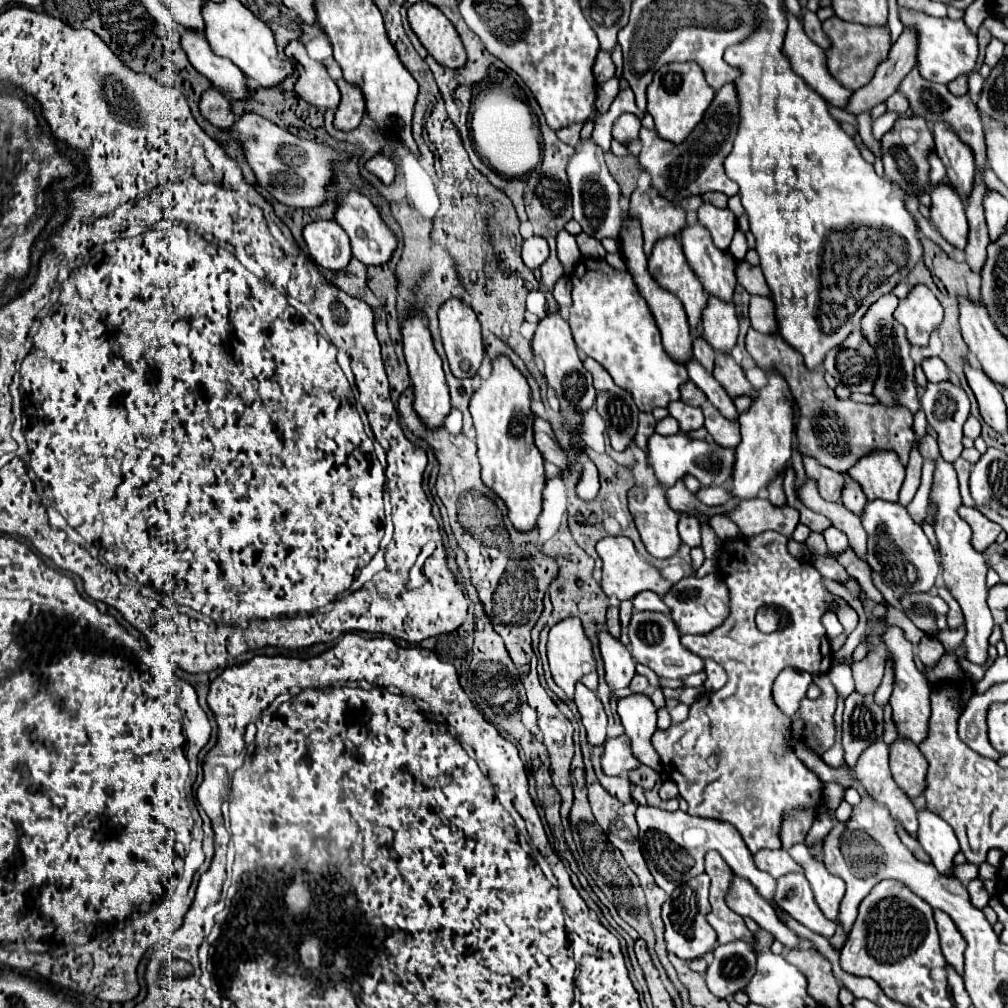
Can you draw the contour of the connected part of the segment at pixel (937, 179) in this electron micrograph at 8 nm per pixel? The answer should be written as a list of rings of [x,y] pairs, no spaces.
[[[931,151],[929,153],[929,181],[931,181],[931,187],[941,183],[944,177],[946,177],[946,170],[943,169],[942,162],[939,161],[937,153]]]

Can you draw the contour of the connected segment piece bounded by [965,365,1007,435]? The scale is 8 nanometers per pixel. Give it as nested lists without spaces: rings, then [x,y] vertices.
[[[967,365],[965,375],[971,391],[977,397],[983,421],[999,435],[1007,435],[1007,409],[1003,405],[1001,389],[977,365]]]

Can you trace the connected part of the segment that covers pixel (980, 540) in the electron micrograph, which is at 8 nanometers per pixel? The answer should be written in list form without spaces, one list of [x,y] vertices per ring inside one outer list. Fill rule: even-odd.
[[[959,507],[959,515],[971,525],[973,529],[973,547],[977,551],[985,551],[991,543],[995,543],[997,535],[1003,531],[999,523],[991,523],[979,509],[973,507]]]

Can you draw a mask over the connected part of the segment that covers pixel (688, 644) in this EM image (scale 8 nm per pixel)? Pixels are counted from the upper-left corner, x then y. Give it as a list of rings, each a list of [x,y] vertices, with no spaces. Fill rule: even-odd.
[[[761,533],[751,539],[739,537],[727,541],[721,547],[717,565],[731,593],[731,615],[721,627],[707,635],[681,635],[681,643],[691,653],[717,661],[729,679],[719,691],[703,693],[691,705],[689,717],[683,723],[671,725],[665,731],[657,729],[651,743],[661,757],[663,771],[677,783],[681,797],[689,803],[689,813],[729,821],[741,833],[749,851],[757,853],[761,847],[779,849],[783,821],[791,813],[803,809],[817,813],[823,799],[823,781],[795,755],[795,749],[791,747],[791,719],[775,705],[771,687],[785,667],[807,673],[825,673],[831,669],[833,651],[821,625],[821,615],[827,611],[827,599],[831,593],[825,589],[819,571],[809,561],[799,561],[787,551],[787,537],[781,533]],[[769,605],[783,609],[789,621],[779,631],[761,633],[755,625],[755,613],[759,607]]]

